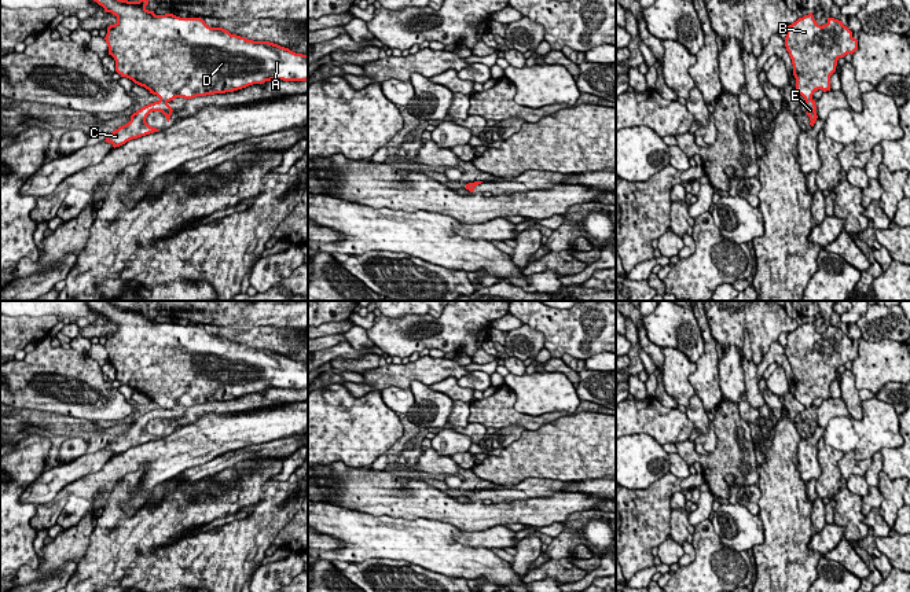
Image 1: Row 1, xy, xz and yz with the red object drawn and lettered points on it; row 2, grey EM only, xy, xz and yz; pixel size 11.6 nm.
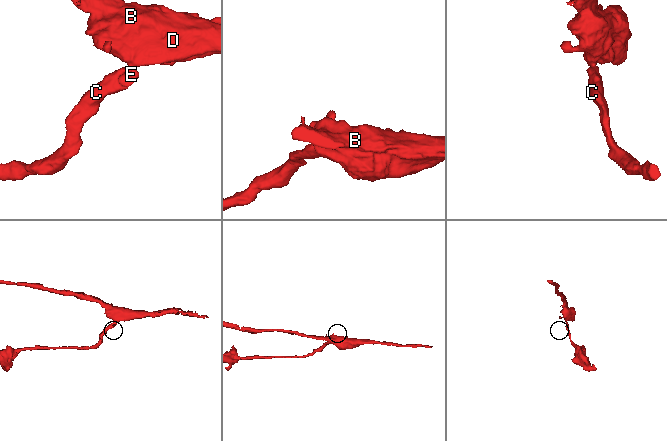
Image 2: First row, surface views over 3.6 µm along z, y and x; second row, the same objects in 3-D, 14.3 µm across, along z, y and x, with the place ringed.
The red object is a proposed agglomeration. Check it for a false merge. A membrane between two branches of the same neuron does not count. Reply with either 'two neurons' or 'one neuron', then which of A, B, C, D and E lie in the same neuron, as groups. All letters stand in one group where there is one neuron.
two neurons; groups A B D / C E

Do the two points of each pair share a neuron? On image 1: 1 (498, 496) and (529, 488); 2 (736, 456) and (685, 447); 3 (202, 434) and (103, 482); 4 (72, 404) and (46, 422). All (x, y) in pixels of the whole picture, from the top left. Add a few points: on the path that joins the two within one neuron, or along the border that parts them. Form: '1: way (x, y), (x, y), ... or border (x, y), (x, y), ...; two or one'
1: way (506, 493), (521, 491); one
2: way (723, 458), (697, 458); one
3: way (178, 451), (173, 453), (139, 453), (128, 462); one
4: border (26, 408), (90, 420); two

